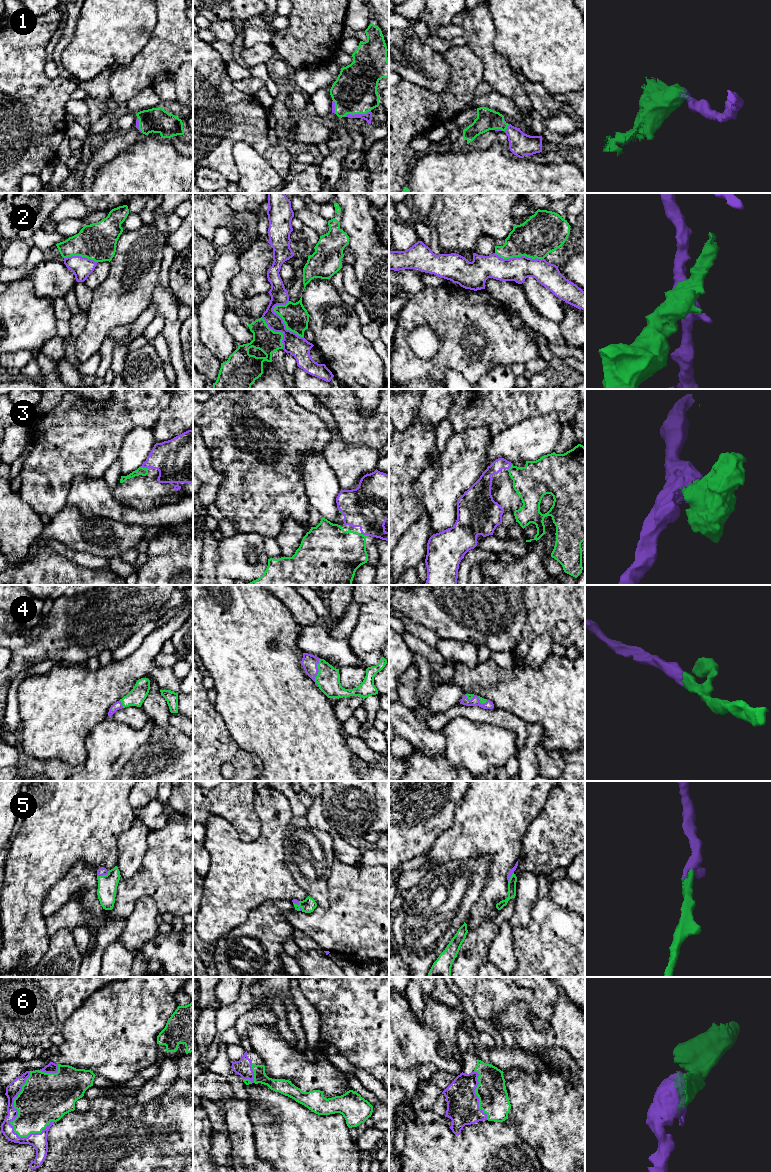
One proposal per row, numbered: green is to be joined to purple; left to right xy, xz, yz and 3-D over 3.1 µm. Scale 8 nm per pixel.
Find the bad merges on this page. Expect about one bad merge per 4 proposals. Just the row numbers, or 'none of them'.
2

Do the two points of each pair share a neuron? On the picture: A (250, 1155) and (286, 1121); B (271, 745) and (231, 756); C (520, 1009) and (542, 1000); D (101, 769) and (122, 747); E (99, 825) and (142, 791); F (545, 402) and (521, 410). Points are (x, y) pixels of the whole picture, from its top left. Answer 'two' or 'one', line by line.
A: two
B: two
C: two
D: one
E: two
F: one

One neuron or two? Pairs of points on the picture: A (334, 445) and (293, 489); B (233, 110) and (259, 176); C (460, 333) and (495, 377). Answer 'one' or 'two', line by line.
A: two
B: two
C: two

